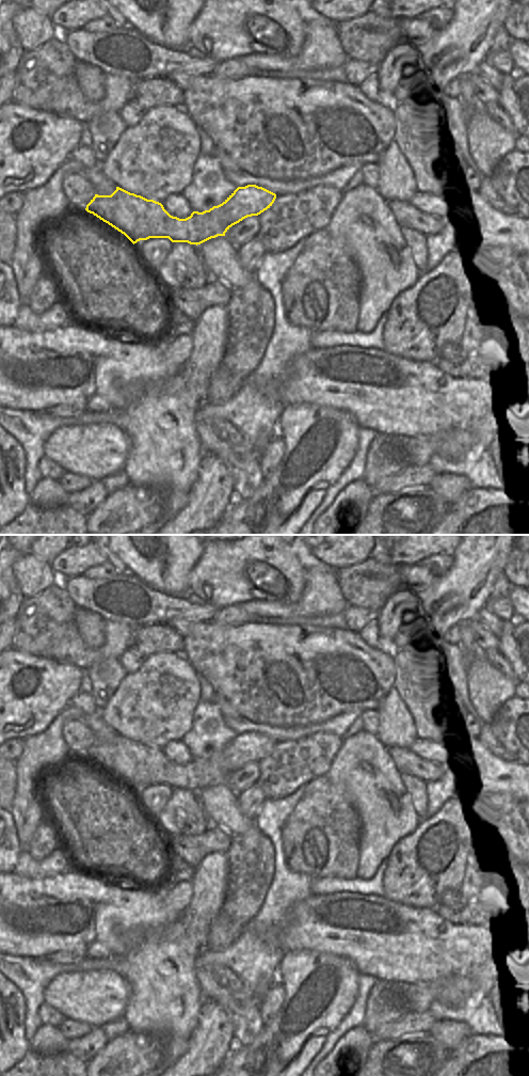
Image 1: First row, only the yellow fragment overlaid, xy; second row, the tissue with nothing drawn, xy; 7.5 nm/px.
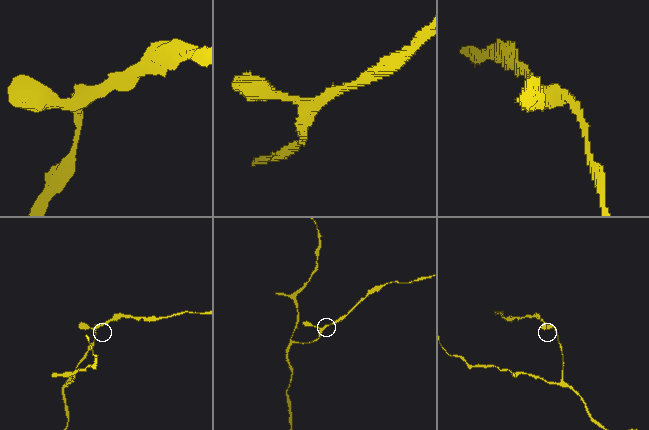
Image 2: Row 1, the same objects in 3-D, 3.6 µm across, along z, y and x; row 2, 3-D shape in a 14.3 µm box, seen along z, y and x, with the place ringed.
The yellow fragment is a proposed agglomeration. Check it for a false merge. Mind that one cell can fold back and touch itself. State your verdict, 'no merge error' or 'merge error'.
no merge error

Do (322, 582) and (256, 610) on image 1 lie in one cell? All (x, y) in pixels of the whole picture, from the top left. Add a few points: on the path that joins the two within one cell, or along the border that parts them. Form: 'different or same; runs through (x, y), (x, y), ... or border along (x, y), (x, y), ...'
same; runs through (307, 599), (298, 608), (273, 610)

